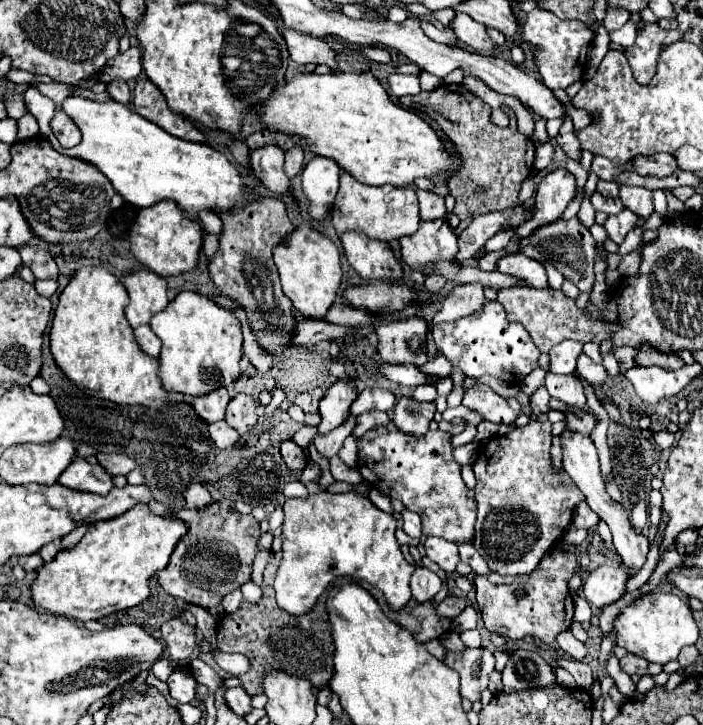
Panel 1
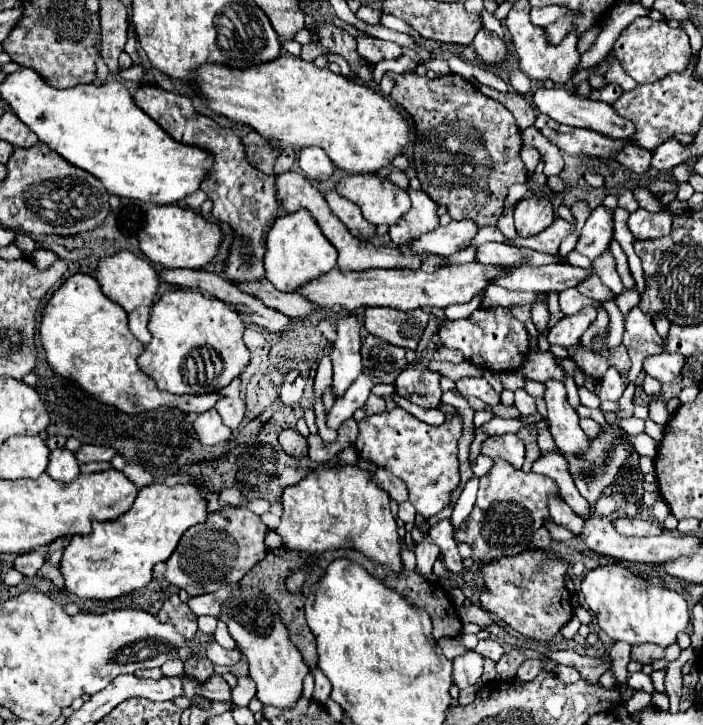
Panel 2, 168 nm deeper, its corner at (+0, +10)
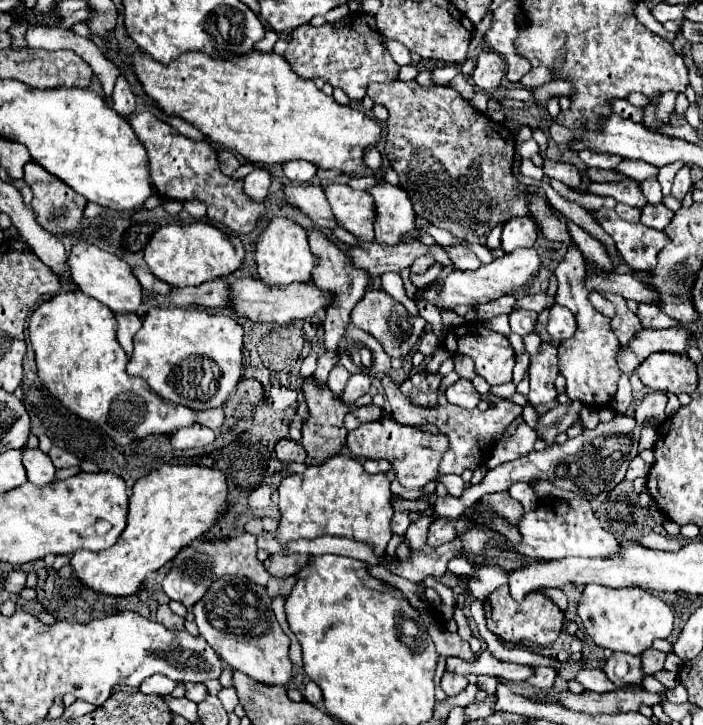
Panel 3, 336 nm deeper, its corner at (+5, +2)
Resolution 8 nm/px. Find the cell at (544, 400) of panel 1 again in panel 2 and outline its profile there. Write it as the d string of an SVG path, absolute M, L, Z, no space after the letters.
M525 389L515 391L515 407L519 409L519 413L521 413L523 417L525 417L525 415L535 415L535 413L537 413L535 399L533 399Z

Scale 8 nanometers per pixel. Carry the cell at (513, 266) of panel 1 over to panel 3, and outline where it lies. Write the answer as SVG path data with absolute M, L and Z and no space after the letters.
M448 245L444 247L444 251L448 253L450 261L454 263L456 269L466 271L466 269L478 269L482 263L478 261L478 257L466 247L466 245Z

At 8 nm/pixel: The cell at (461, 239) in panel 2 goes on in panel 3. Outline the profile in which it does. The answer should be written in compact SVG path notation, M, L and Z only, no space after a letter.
M412 241L406 245L402 245L402 243L398 243L398 245L358 243L350 249L346 249L344 253L348 253L348 259L356 269L364 269L370 277L380 277L386 271L398 273L398 271L410 267L414 263L414 259L424 253L432 253L442 267L450 265L450 259L440 245L426 247L420 241Z

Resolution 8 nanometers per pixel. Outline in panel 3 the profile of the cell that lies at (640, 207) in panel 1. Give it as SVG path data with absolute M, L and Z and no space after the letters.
M658 203L658 205L646 205L644 209L642 209L642 217L640 217L640 223L644 223L646 227L652 227L652 229L658 229L658 231L662 231L666 225L668 225L668 221L672 219L672 211L668 209L668 207L664 207L662 203Z

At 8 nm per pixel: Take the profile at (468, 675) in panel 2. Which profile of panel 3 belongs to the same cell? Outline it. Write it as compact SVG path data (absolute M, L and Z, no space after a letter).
M446 671L442 677L442 691L446 695L458 695L466 685L468 685L468 679L464 675L456 675L456 673Z

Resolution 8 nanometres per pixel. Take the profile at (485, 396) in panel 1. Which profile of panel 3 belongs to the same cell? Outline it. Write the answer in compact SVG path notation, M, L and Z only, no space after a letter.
M458 379L454 385L450 385L446 389L446 399L452 405L458 405L464 409L474 409L480 403L480 395L468 379Z

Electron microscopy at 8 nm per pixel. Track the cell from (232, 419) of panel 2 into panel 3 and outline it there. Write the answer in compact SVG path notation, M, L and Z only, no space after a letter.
M206 409L206 411L198 411L196 415L196 423L212 429L212 431L220 431L220 425L224 423L224 413L222 409Z

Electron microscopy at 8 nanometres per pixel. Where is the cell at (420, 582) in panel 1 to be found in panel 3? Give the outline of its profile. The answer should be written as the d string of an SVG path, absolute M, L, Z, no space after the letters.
M422 515L414 523L410 523L406 539L410 541L412 549L420 549L420 545L426 545L426 533L428 533L428 527L432 521L434 519L430 515Z

